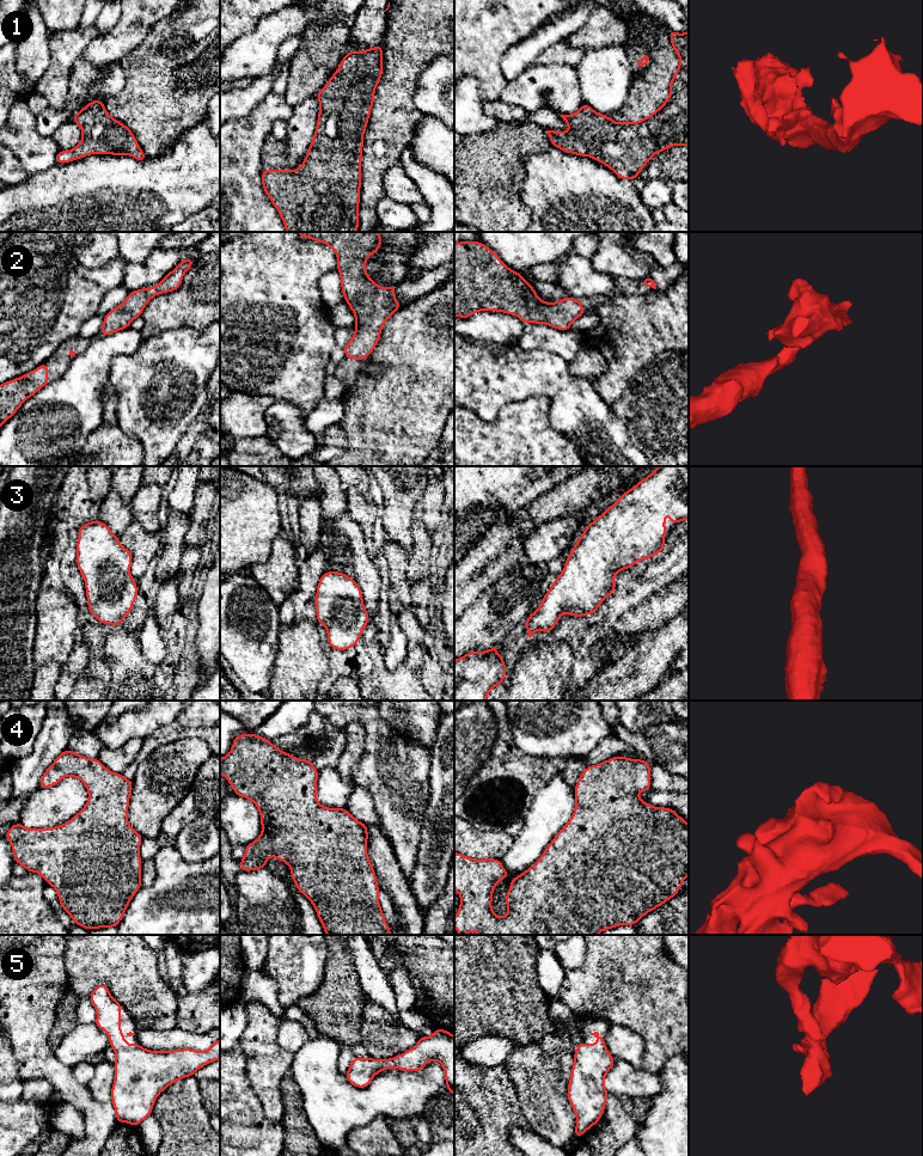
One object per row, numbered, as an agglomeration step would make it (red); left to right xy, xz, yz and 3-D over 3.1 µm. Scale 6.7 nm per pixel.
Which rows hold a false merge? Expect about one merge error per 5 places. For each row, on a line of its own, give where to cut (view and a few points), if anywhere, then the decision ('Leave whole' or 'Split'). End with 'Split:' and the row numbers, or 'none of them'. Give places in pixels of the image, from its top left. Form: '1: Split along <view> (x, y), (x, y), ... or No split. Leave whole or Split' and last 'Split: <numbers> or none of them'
1: No split. Leave whole
2: No split. Leave whole
3: No split. Leave whole
4: No split. Leave whole
5: No split. Leave whole
Split: none of them

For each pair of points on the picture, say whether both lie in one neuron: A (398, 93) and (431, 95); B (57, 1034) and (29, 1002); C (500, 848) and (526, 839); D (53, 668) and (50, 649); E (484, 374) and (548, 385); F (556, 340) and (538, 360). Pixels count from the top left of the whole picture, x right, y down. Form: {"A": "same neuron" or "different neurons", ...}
{"A": "different neurons", "B": "different neurons", "C": "different neurons", "D": "different neurons", "E": "same neuron", "F": "different neurons"}

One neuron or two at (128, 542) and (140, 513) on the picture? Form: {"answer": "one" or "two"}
{"answer": "two"}

